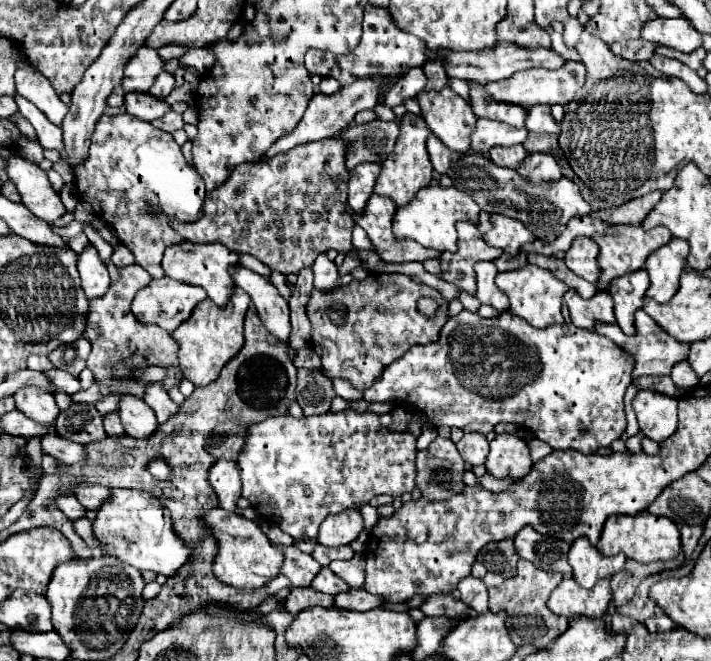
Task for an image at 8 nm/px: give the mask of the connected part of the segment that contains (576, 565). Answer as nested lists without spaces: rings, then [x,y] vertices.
[[[578,538],[570,546],[568,562],[574,570],[574,580],[582,588],[592,588],[598,580],[612,578],[614,574],[624,570],[626,556],[616,554],[606,558],[588,542],[588,538]]]

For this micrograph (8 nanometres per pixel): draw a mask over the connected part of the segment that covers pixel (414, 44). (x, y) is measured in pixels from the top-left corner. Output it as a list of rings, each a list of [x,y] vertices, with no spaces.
[[[366,4],[364,10],[364,34],[360,44],[354,48],[352,56],[336,56],[322,50],[308,50],[306,52],[306,68],[312,74],[318,74],[322,78],[334,78],[340,82],[340,86],[348,86],[350,82],[356,82],[358,78],[374,78],[374,82],[382,82],[382,94],[378,98],[378,104],[384,104],[384,94],[410,70],[416,66],[422,66],[426,60],[426,46],[422,46],[420,38],[414,38],[412,34],[406,34],[404,30],[398,30],[394,26],[394,18],[390,18],[390,10],[374,4]]]

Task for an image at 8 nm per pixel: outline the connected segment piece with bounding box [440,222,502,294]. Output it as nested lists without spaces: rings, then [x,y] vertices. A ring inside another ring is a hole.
[[[458,222],[458,252],[440,254],[442,260],[442,280],[452,282],[460,290],[470,294],[476,292],[474,264],[480,260],[496,260],[502,250],[488,246],[474,222]]]

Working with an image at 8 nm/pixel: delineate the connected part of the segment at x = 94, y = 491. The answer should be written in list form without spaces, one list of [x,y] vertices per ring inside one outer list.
[[[78,486],[78,490],[74,490],[74,492],[76,492],[78,502],[88,510],[96,510],[96,506],[100,506],[100,502],[104,502],[108,498],[108,492],[104,492],[104,486],[100,486],[100,488]]]

